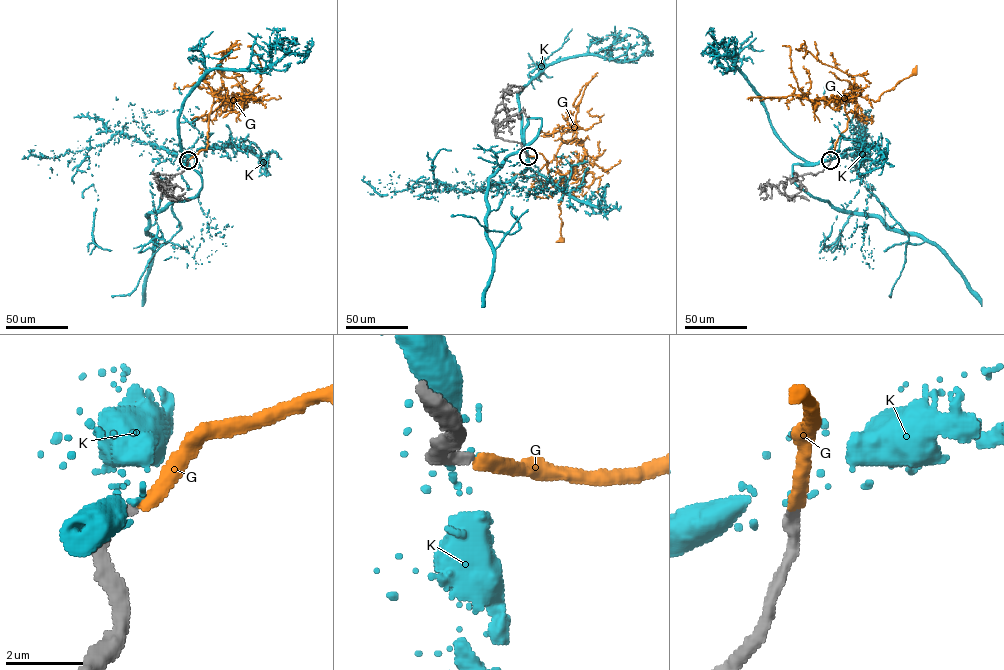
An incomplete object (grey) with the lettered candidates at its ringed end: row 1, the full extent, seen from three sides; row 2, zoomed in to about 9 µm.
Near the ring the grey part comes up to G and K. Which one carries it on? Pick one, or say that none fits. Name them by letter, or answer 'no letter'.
G

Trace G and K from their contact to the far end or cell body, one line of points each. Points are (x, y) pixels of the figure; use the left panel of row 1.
G: (188, 160), (206, 149), (211, 106), (228, 96), (222, 101), (219, 98), (222, 71)
K: (188, 160), (202, 187), (147, 215), (147, 232), (165, 243), (130, 293), (111, 297)

